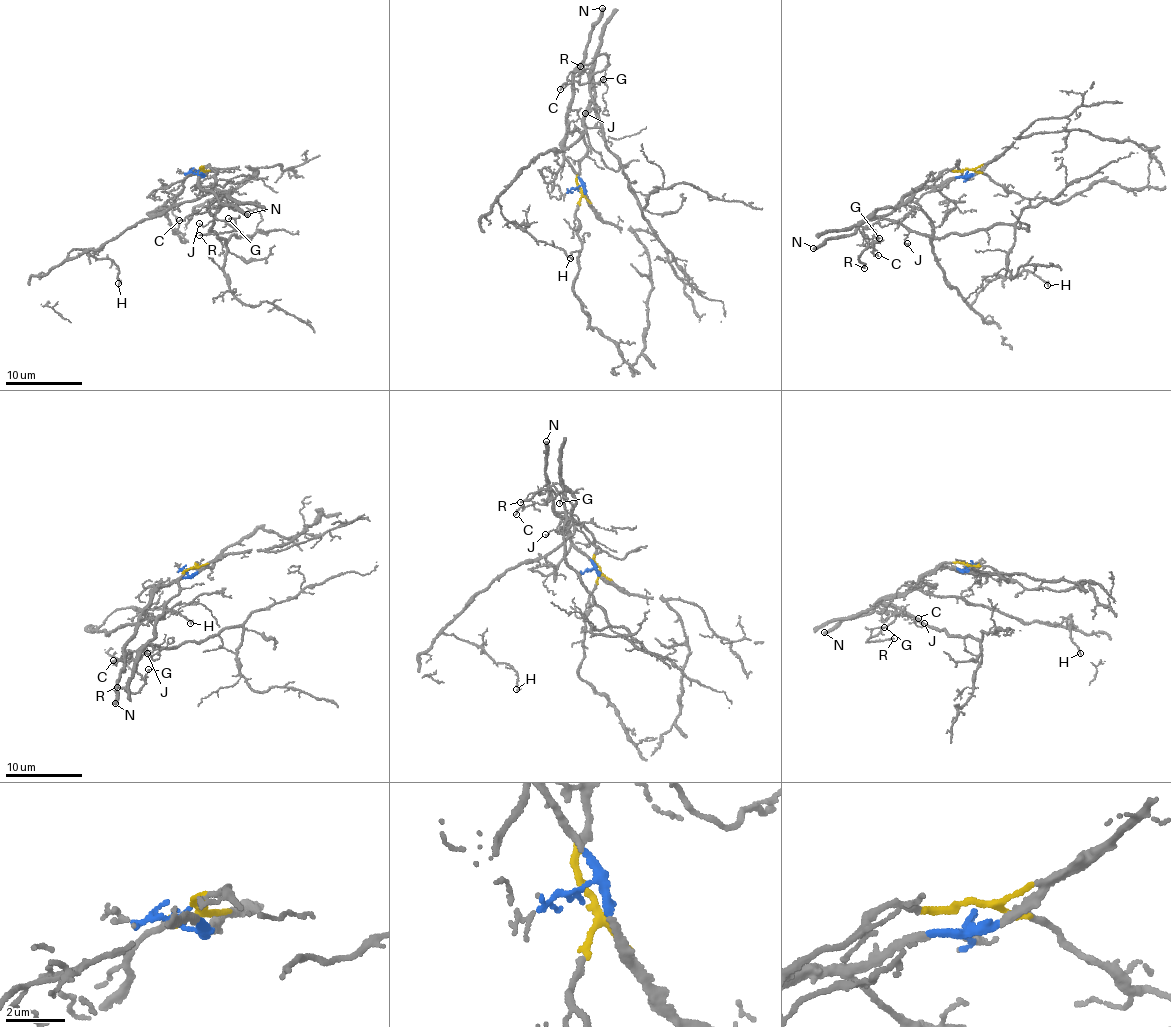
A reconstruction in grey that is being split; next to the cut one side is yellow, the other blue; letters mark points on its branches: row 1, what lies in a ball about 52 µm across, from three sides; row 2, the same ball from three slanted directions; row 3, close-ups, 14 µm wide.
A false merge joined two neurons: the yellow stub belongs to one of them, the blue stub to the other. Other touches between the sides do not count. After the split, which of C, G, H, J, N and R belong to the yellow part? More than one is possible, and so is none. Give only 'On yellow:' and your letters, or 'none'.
On yellow: H, J

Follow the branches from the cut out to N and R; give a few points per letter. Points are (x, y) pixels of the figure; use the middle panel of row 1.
N: (578, 190), (580, 179), (564, 154), (567, 112), (577, 66), (586, 55), (588, 33), (603, 8)
R: (578, 190), (580, 179), (564, 154), (572, 81), (578, 69), (582, 82), (609, 63), (599, 54), (580, 65)

